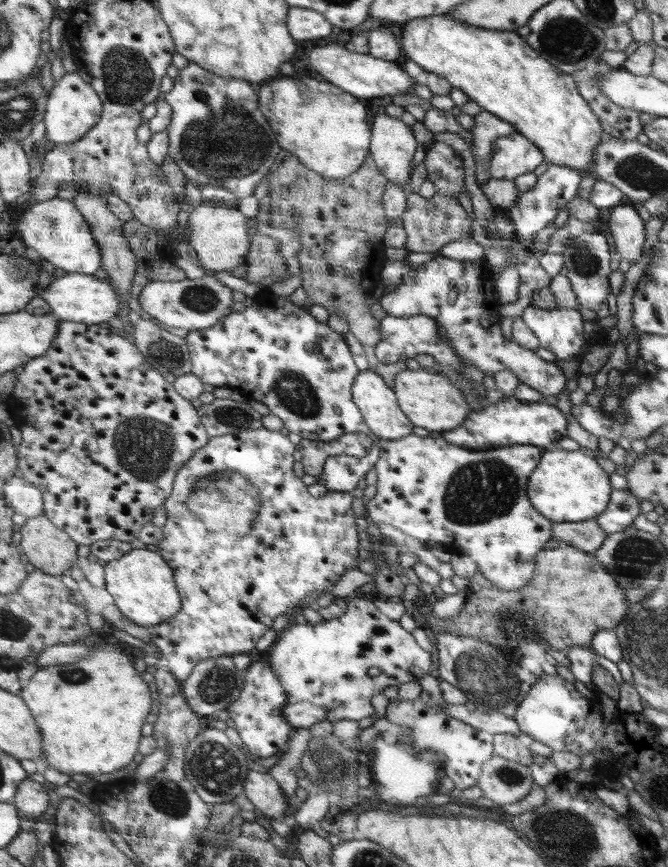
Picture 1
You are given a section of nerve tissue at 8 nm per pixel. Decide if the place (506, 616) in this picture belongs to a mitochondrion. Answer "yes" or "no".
yes

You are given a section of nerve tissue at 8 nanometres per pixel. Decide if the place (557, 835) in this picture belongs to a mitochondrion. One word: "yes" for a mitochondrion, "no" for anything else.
yes

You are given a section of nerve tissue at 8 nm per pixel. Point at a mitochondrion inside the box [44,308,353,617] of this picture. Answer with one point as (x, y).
(230, 506)

